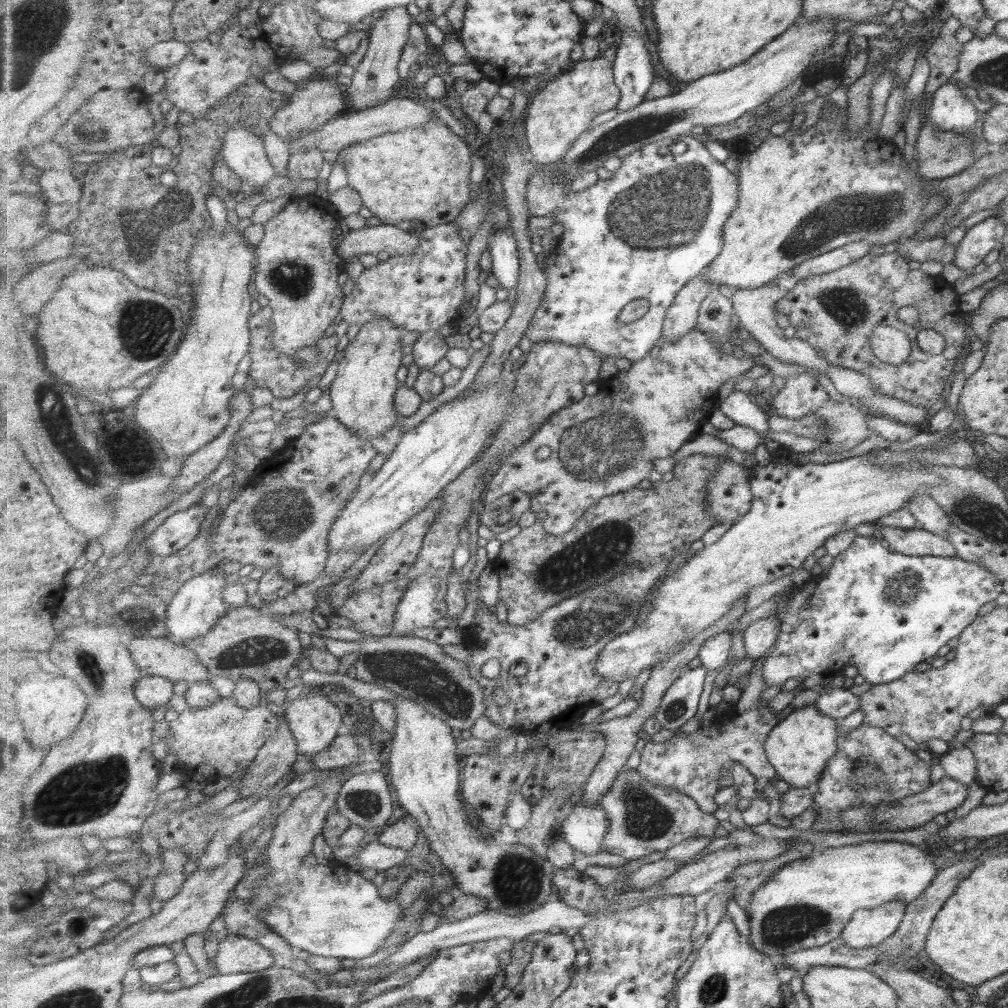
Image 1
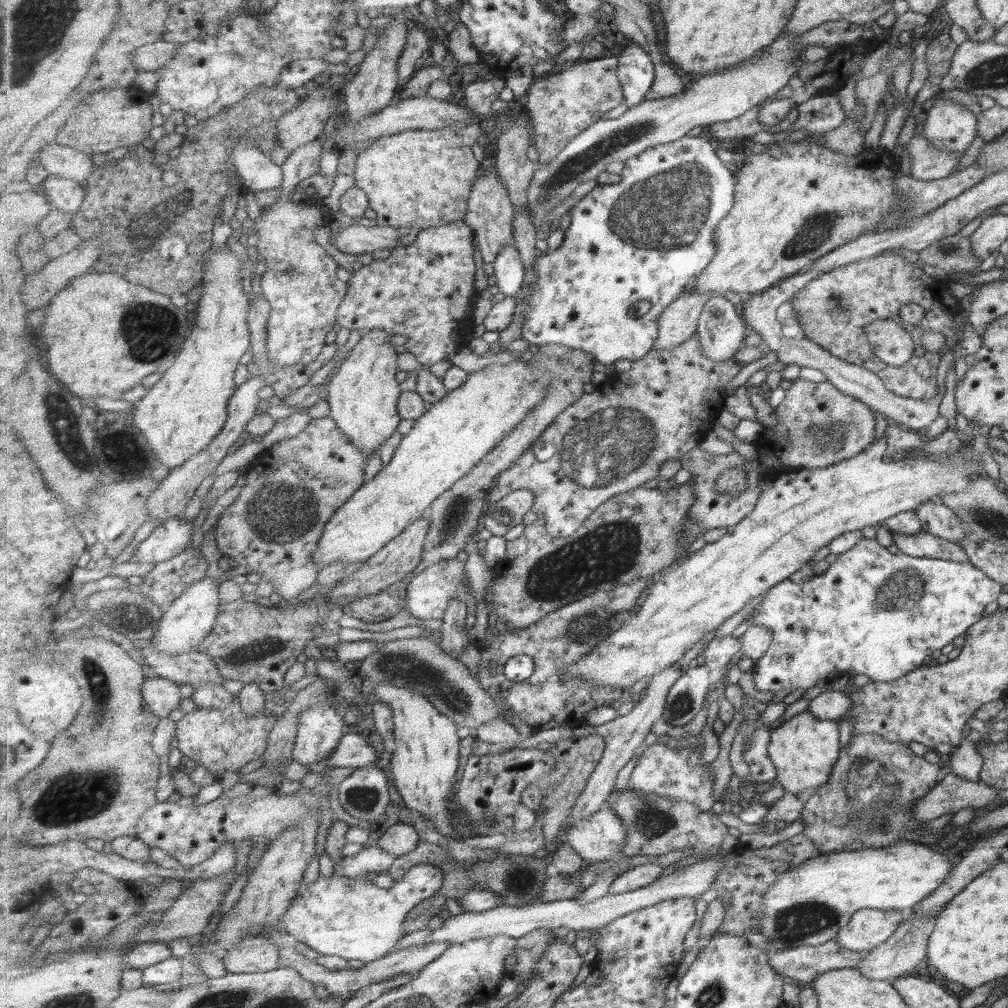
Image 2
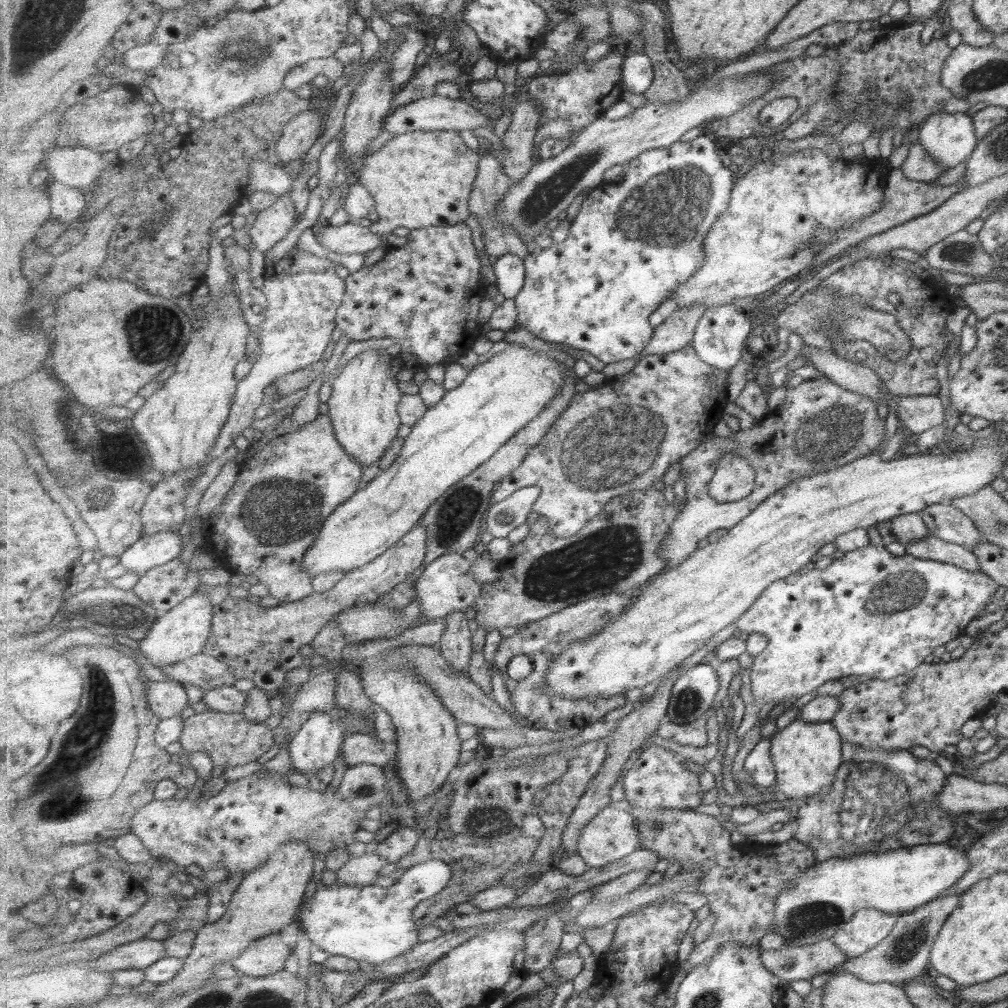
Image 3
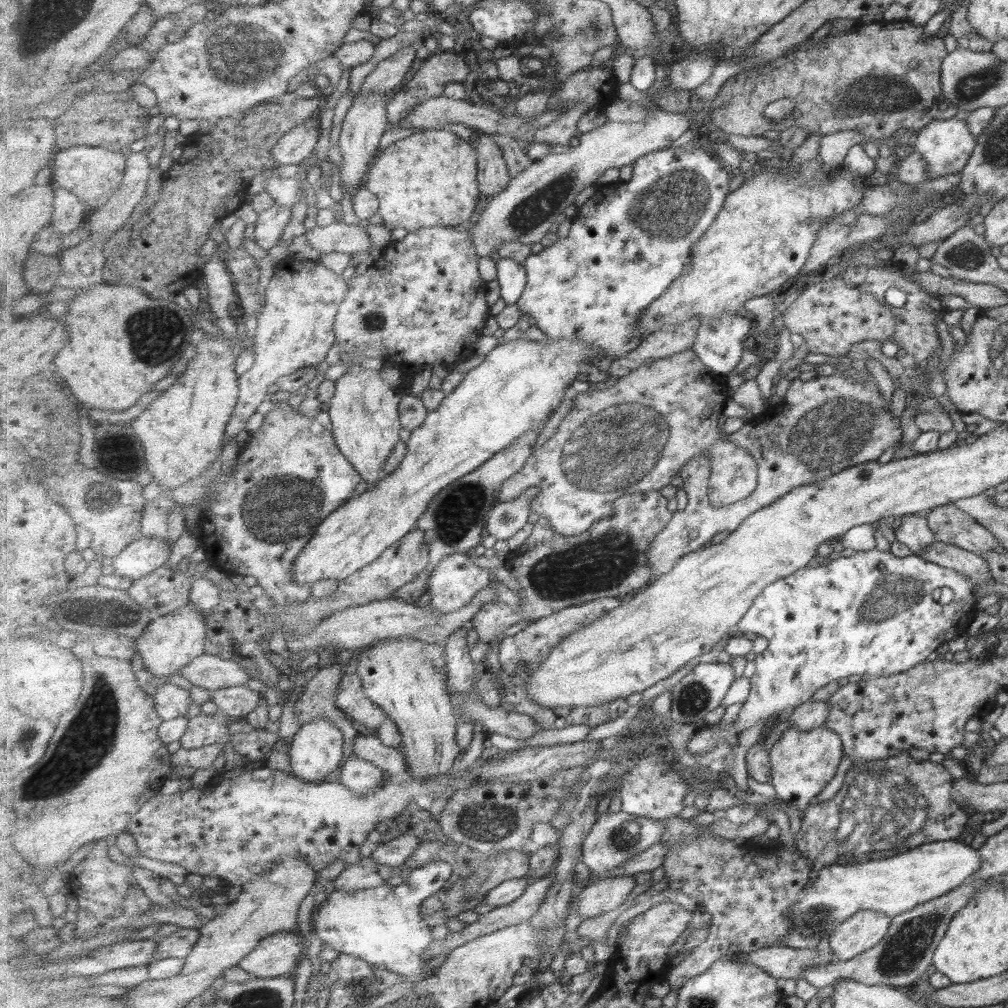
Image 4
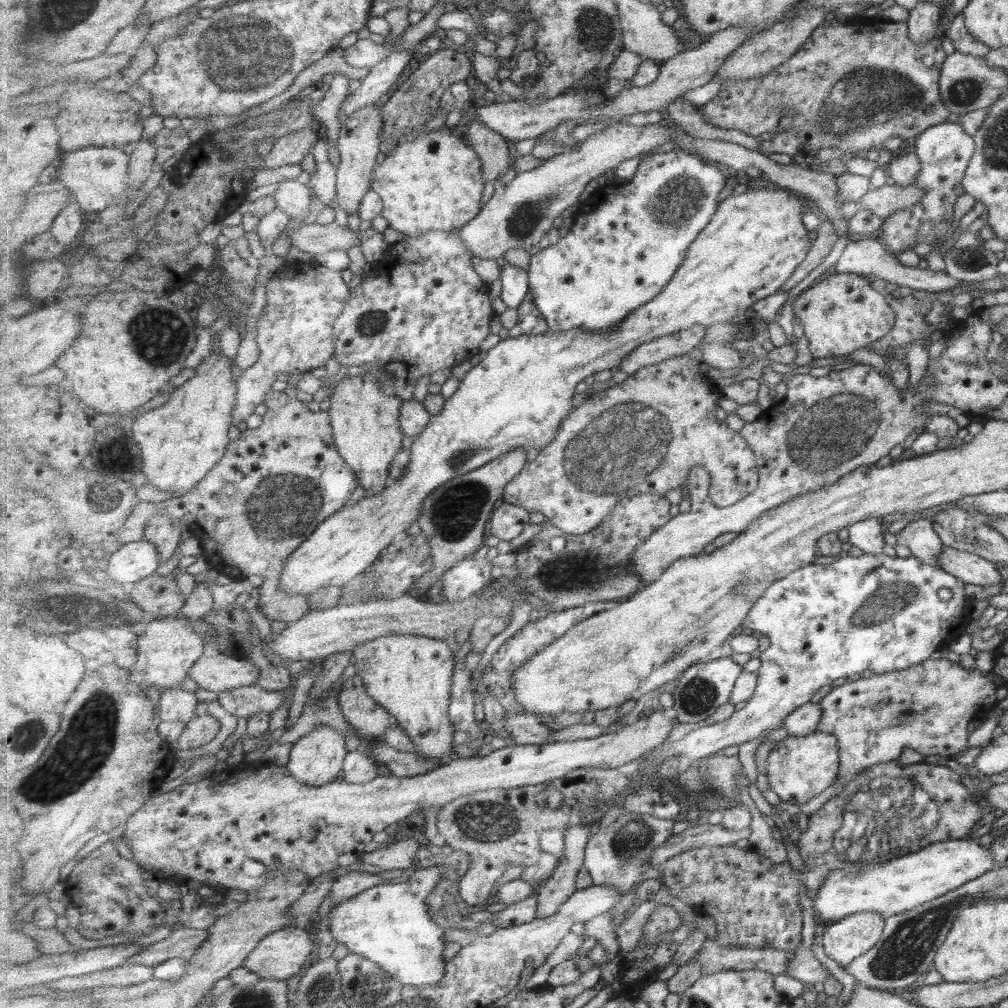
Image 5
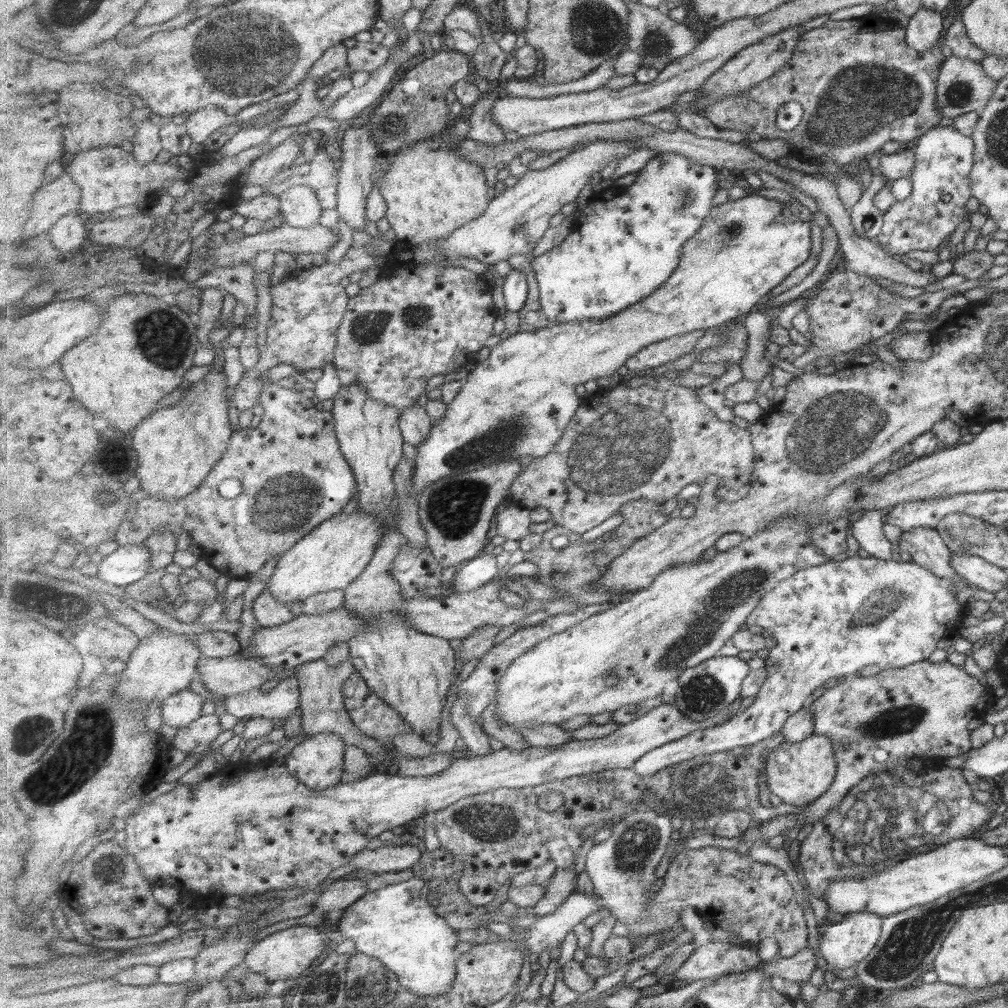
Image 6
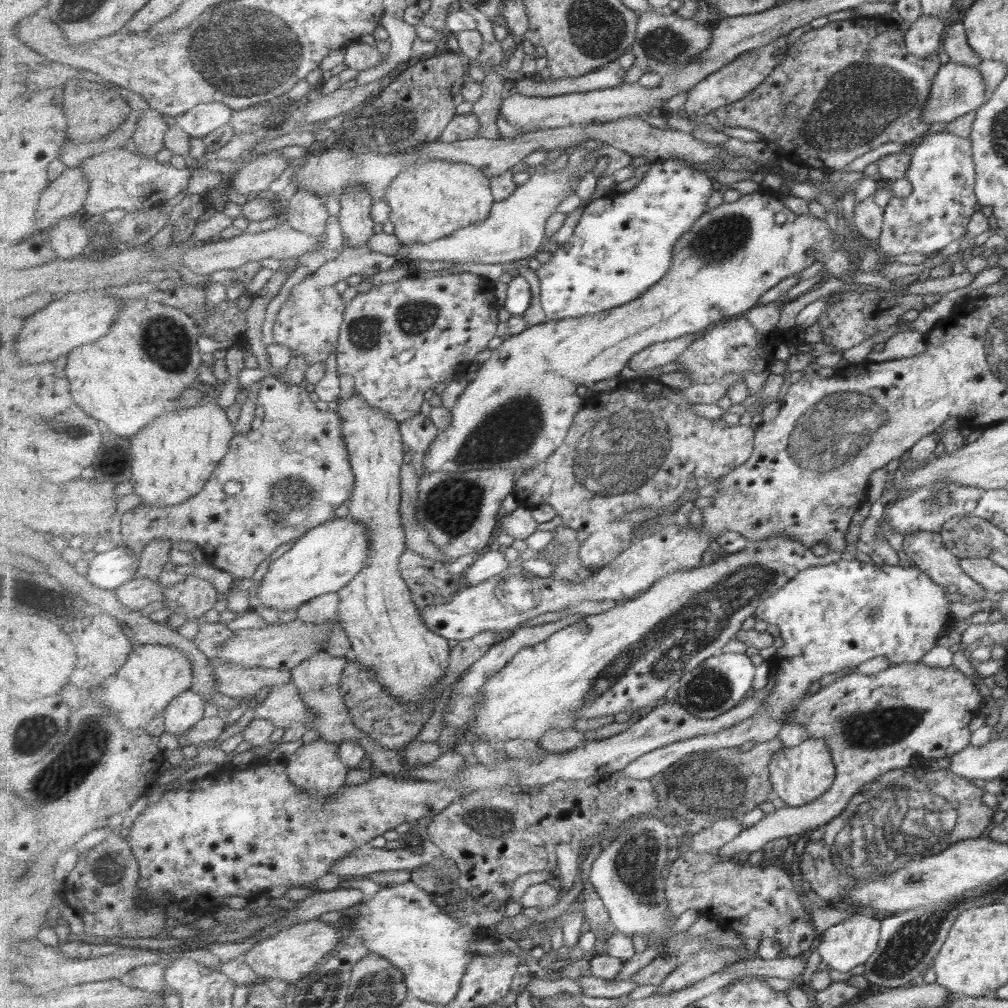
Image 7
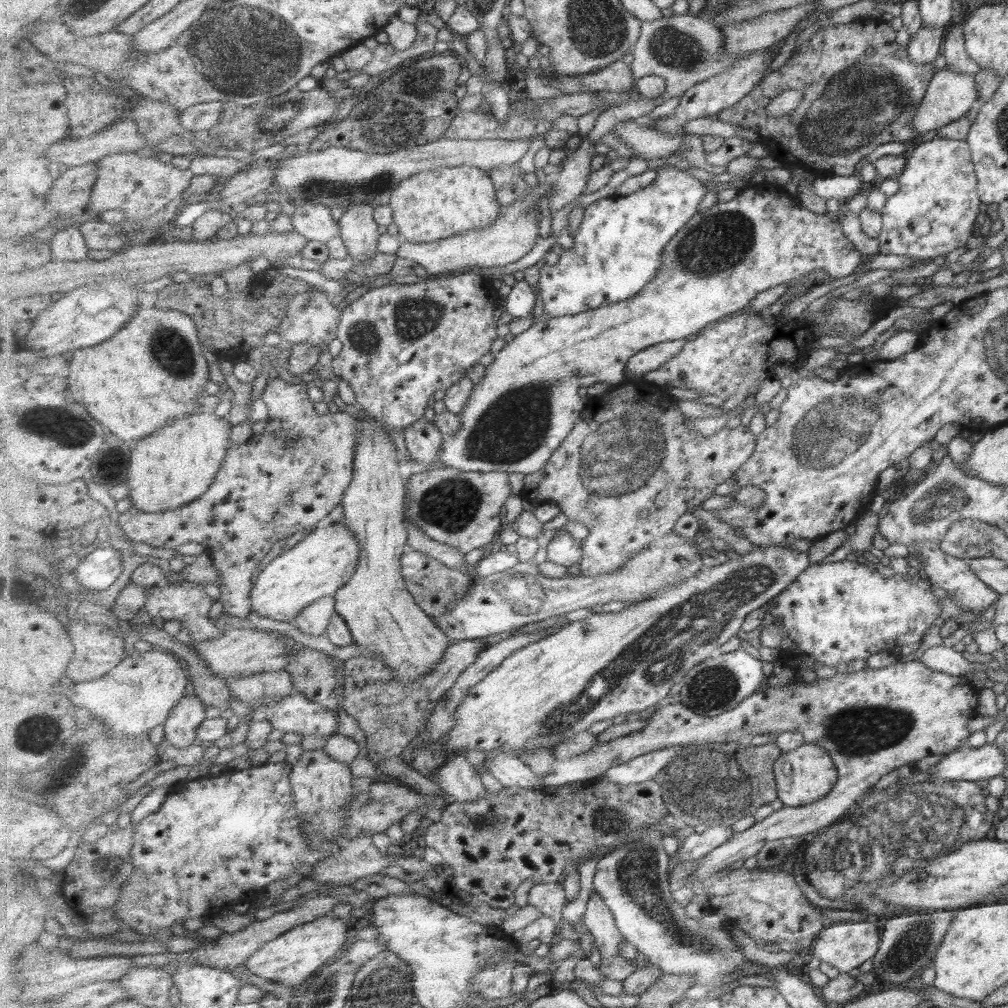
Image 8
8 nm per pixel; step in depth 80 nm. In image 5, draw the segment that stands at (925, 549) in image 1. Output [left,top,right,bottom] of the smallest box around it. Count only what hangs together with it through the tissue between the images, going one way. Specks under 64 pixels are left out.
[938,546,1002,586]

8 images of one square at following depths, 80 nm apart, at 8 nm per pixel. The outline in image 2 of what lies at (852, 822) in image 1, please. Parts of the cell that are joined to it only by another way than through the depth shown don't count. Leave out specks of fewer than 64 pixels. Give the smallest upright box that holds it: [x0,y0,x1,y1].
[912,771,1002,822]

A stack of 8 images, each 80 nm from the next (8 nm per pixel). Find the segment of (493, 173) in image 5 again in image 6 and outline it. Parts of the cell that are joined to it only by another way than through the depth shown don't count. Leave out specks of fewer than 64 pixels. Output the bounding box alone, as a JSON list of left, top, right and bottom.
[468,81,505,146]

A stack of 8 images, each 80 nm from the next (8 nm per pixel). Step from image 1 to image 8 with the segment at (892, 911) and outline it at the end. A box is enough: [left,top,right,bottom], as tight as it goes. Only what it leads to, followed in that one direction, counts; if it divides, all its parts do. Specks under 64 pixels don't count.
[812,918,879,973]

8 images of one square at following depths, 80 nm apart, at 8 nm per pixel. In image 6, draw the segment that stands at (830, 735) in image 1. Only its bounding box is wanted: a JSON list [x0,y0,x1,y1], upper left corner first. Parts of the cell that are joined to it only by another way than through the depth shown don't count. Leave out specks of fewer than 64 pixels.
[767,736,836,807]

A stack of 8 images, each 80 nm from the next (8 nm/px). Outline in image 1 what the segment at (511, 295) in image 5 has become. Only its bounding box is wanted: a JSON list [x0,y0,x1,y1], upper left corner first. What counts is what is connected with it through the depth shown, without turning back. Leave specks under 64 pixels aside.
[488,224,521,291]

